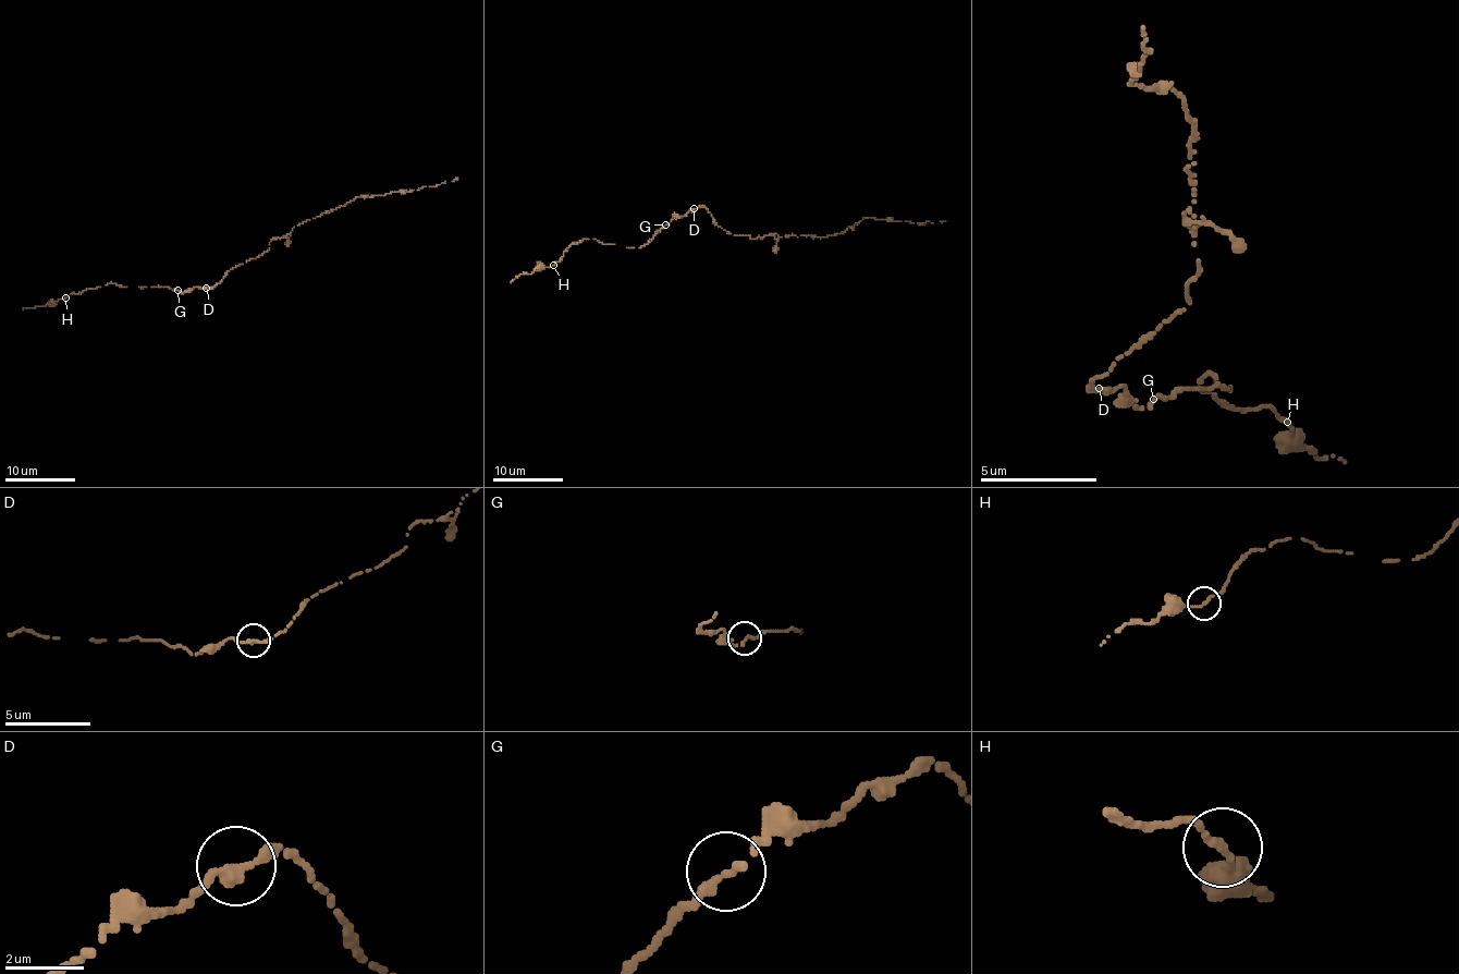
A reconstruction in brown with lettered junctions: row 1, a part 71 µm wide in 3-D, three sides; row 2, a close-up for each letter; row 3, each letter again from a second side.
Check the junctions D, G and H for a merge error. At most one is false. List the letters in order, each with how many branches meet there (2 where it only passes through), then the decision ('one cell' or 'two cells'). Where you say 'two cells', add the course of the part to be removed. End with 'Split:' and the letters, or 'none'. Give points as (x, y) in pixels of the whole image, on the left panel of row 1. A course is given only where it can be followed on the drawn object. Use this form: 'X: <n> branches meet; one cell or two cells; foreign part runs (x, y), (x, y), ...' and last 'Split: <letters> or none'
D: 2 branches meet; one cell
G: 2 branches meet; one cell
H: 2 branches meet; one cell
Split: none

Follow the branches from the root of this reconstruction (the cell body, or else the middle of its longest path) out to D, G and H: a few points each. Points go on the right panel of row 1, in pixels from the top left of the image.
D: (1165, 323), (1153, 335), (1129, 345), (1112, 364), (1112, 369), (1100, 375), (1094, 381), (1100, 392), (1100, 387)
G: (1165, 323), (1129, 345), (1112, 369), (1094, 381), (1100, 392), (1124, 387), (1136, 404), (1147, 404), (1153, 399)
H: (1165, 323), (1100, 392), (1147, 404), (1229, 387), (1211, 375), (1205, 392), (1287, 422)

